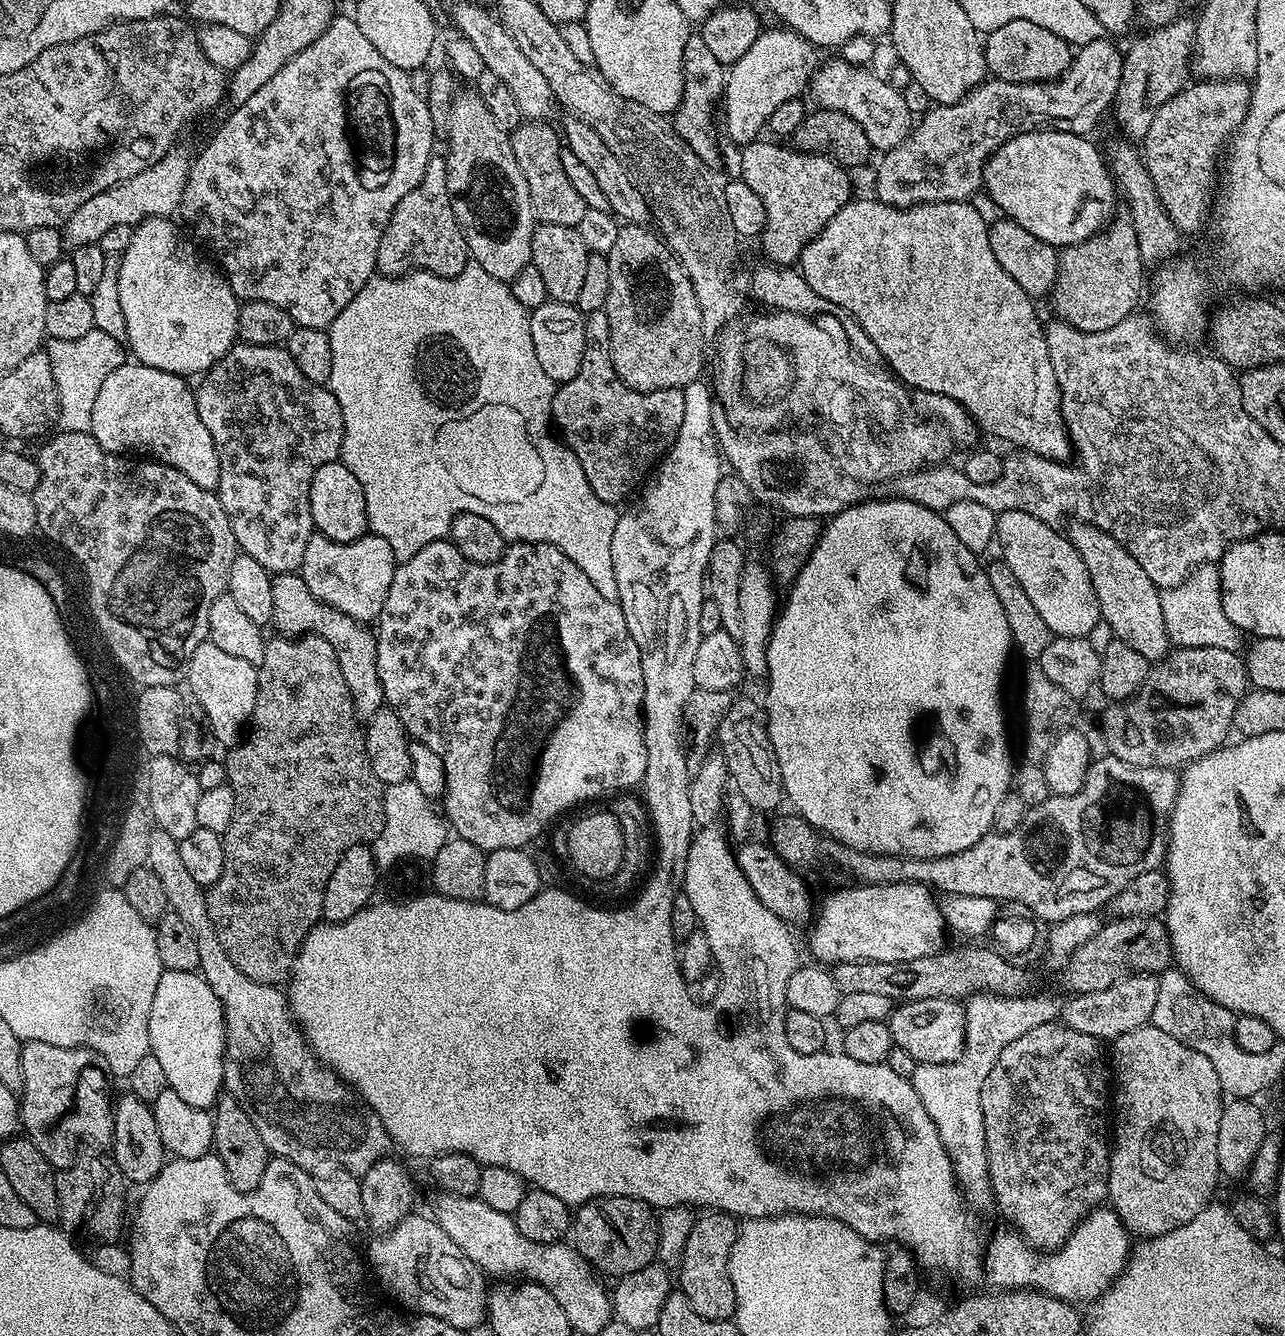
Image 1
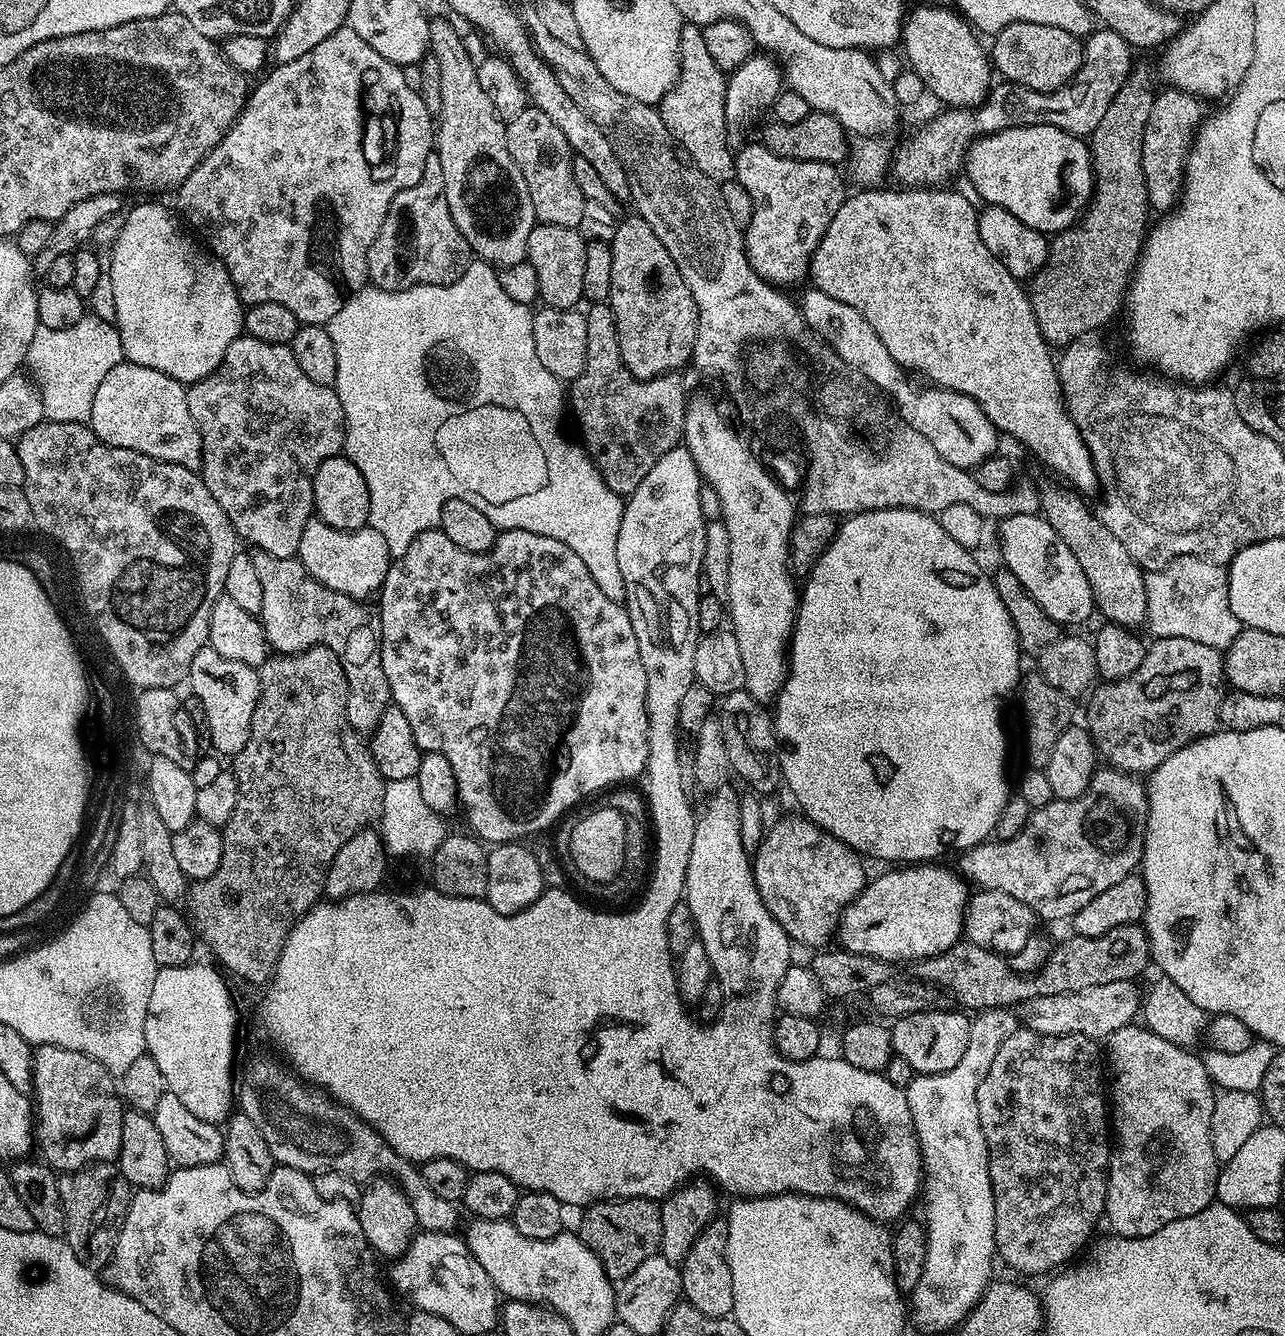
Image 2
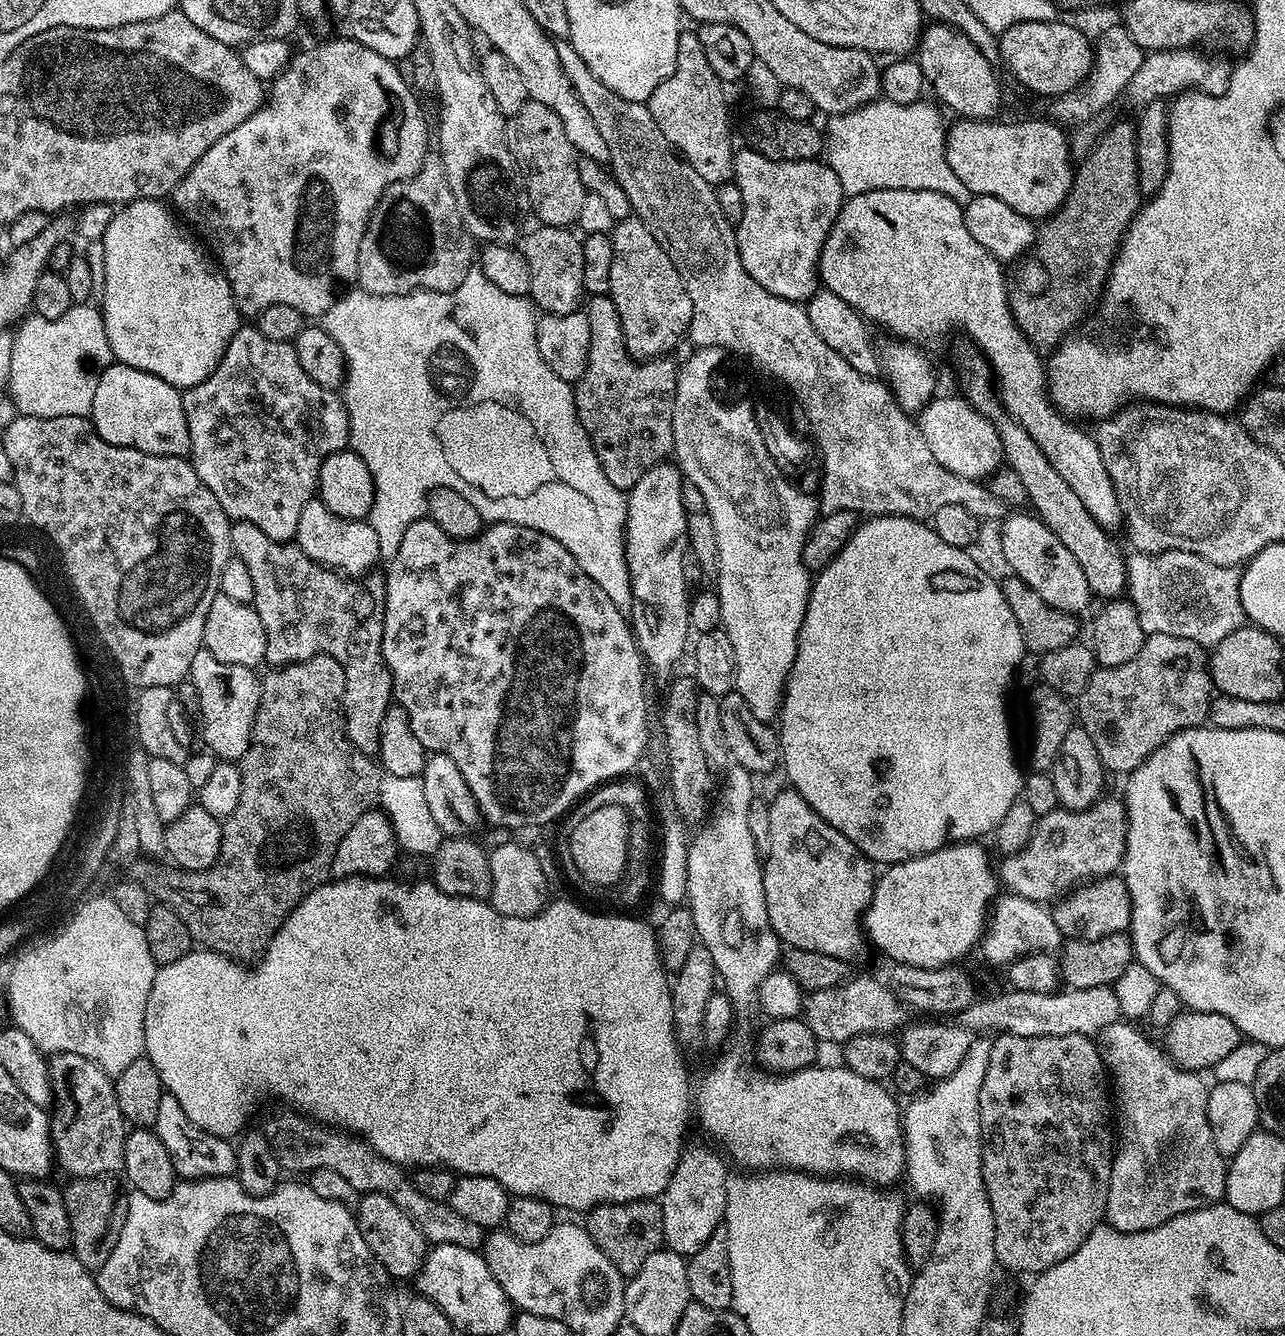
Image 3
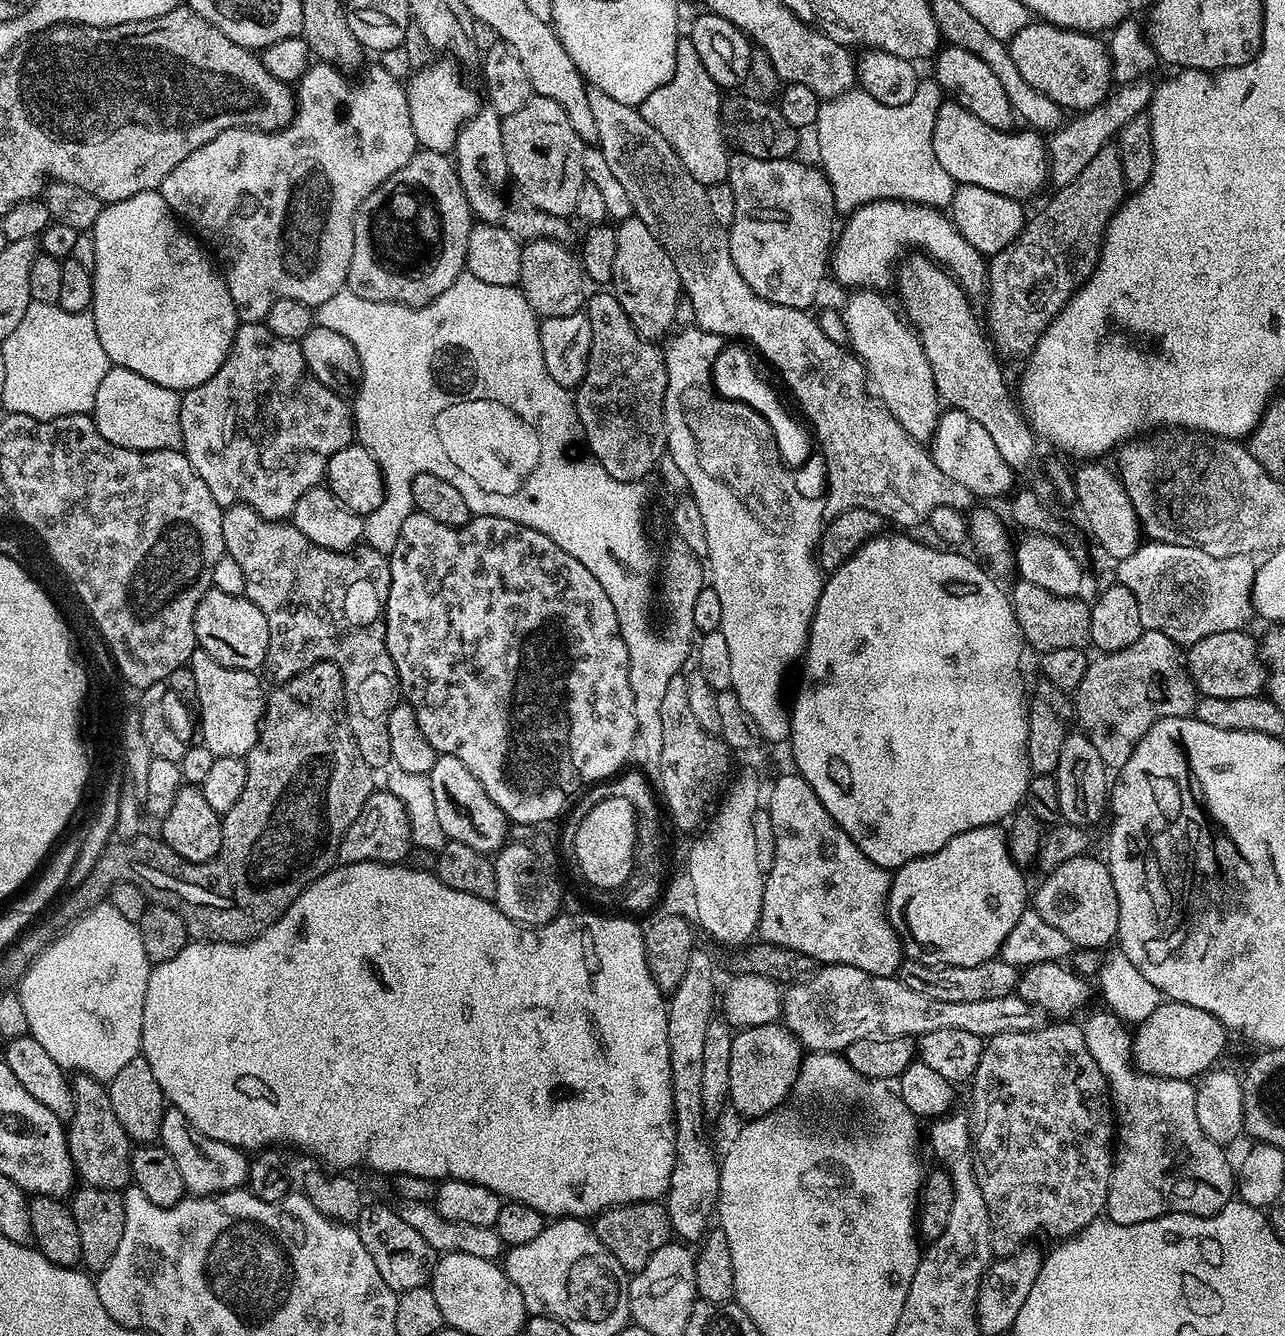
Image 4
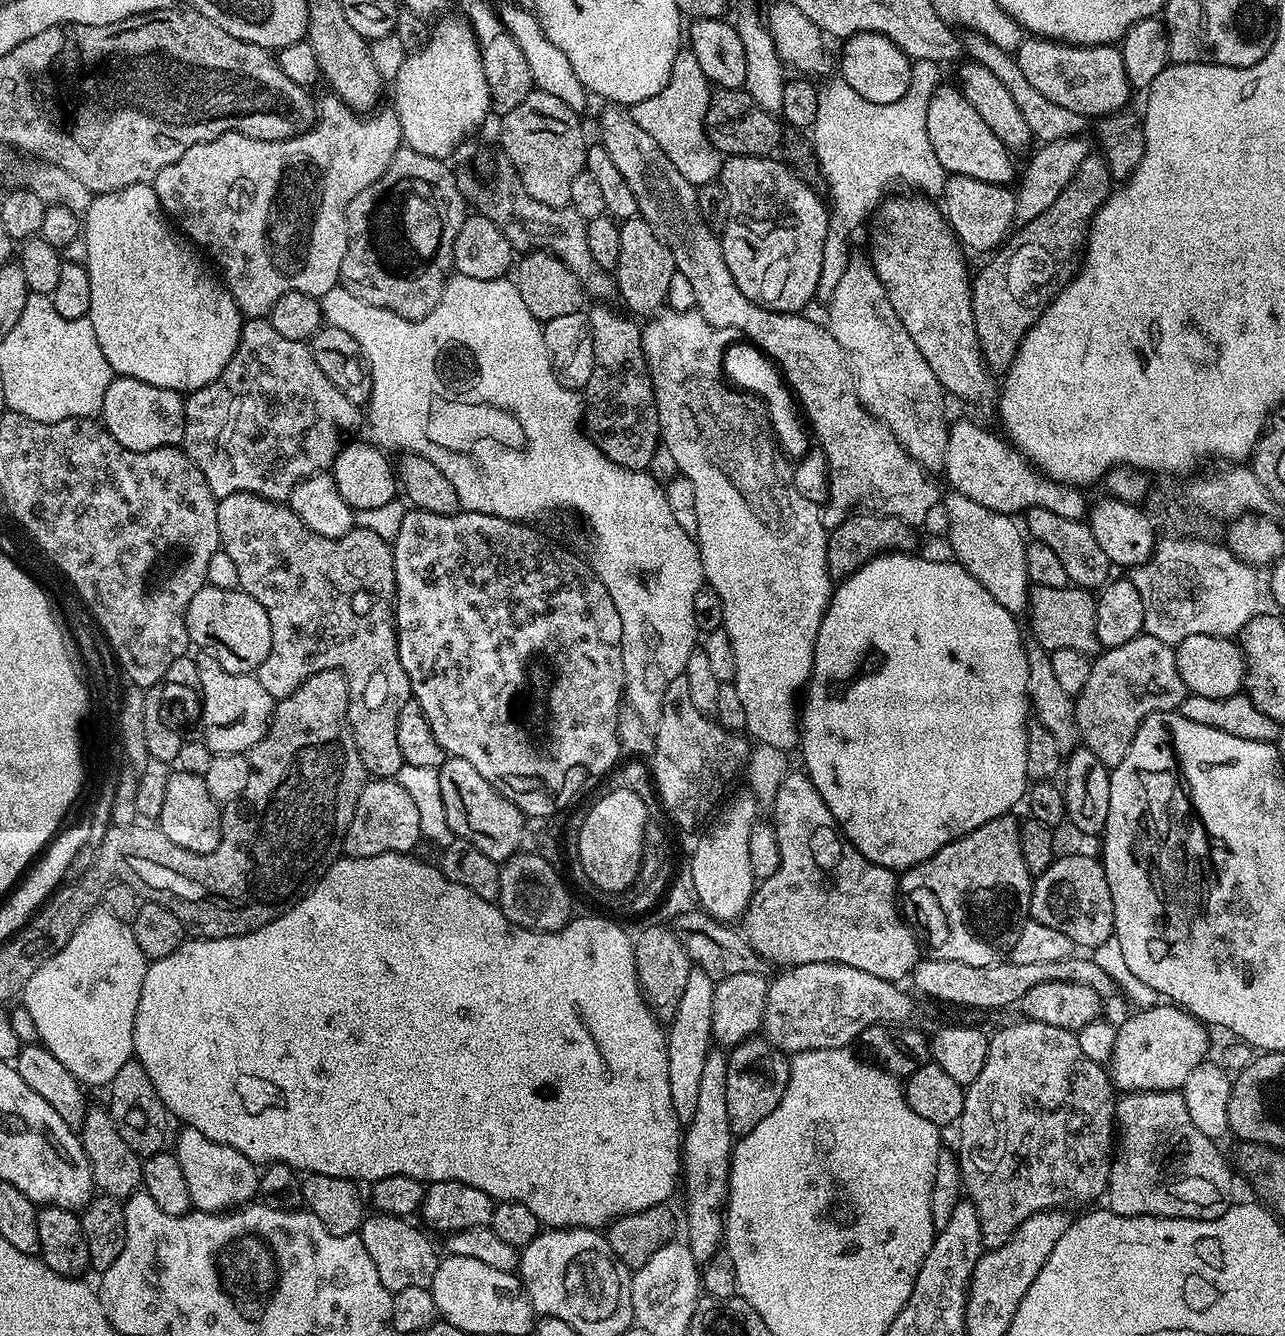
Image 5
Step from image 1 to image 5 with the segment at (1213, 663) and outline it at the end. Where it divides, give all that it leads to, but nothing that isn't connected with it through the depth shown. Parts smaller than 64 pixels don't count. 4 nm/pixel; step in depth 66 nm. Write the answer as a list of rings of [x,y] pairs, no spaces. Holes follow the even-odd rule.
[[[1141,634],[1130,638],[1130,642],[1122,642],[1122,646],[1101,651],[1092,660],[1090,679],[1086,682],[1086,686],[1082,686],[1079,696],[1075,697],[1076,729],[1080,731],[1083,747],[1094,750],[1094,754],[1098,754],[1098,758],[1109,770],[1116,768],[1118,762],[1126,758],[1126,750],[1130,750],[1140,723],[1151,712],[1177,711],[1187,695],[1189,695],[1188,687],[1178,674],[1176,649],[1173,645]]]

